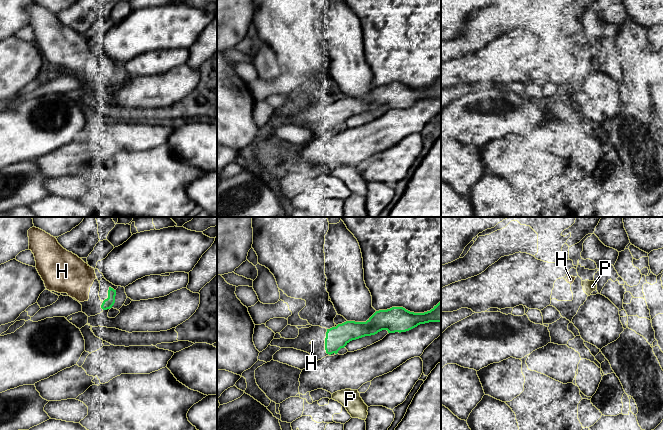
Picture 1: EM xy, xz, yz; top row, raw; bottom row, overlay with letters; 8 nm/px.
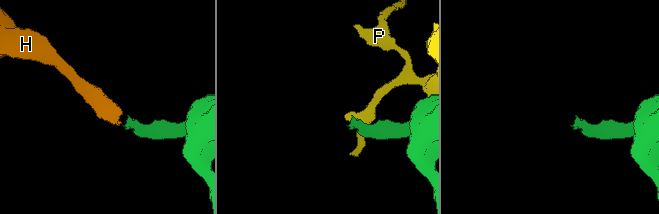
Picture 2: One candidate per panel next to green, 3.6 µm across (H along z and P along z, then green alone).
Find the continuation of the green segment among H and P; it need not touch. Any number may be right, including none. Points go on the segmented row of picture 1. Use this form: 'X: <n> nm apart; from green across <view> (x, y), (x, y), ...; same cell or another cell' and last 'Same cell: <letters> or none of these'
H: 120 nm apart; from green across xy (101, 305), (88, 298); same cell
P: 300 nm apart; from green across xz (336, 353), (345, 389); another cell
Same cell: H

